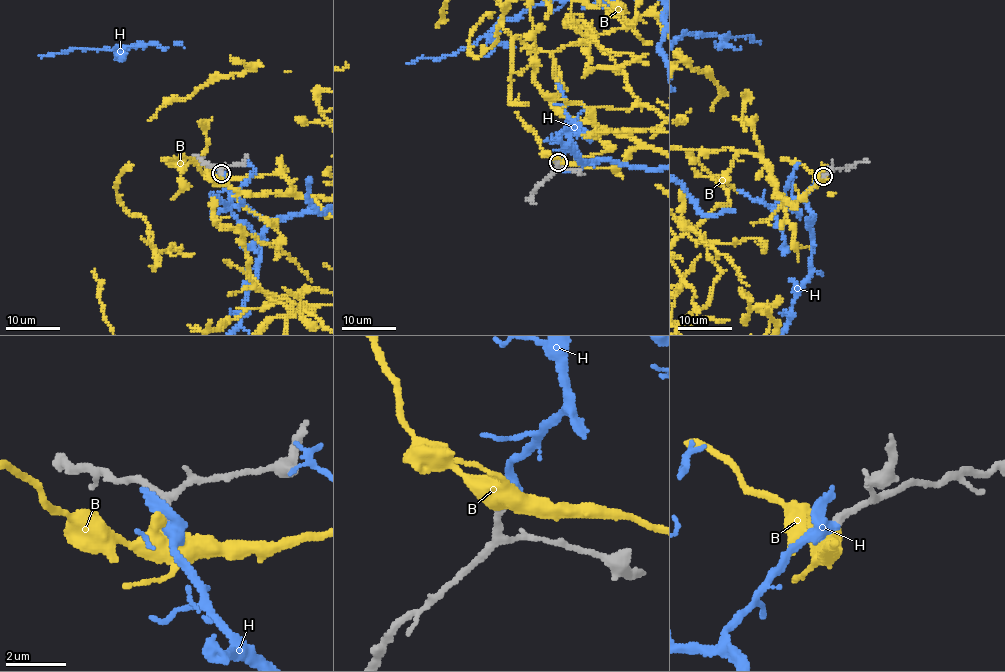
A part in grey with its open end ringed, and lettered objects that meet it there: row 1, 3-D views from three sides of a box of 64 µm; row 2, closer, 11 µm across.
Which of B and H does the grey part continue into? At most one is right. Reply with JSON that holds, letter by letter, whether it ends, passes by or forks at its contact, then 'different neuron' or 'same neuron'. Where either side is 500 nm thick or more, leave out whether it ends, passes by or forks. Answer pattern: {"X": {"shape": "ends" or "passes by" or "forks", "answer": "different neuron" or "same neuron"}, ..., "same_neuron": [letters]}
{"B": {"answer": "different neuron"}, "H": {"shape": "passes by", "answer": "same neuron"}, "same_neuron": ["H"]}

